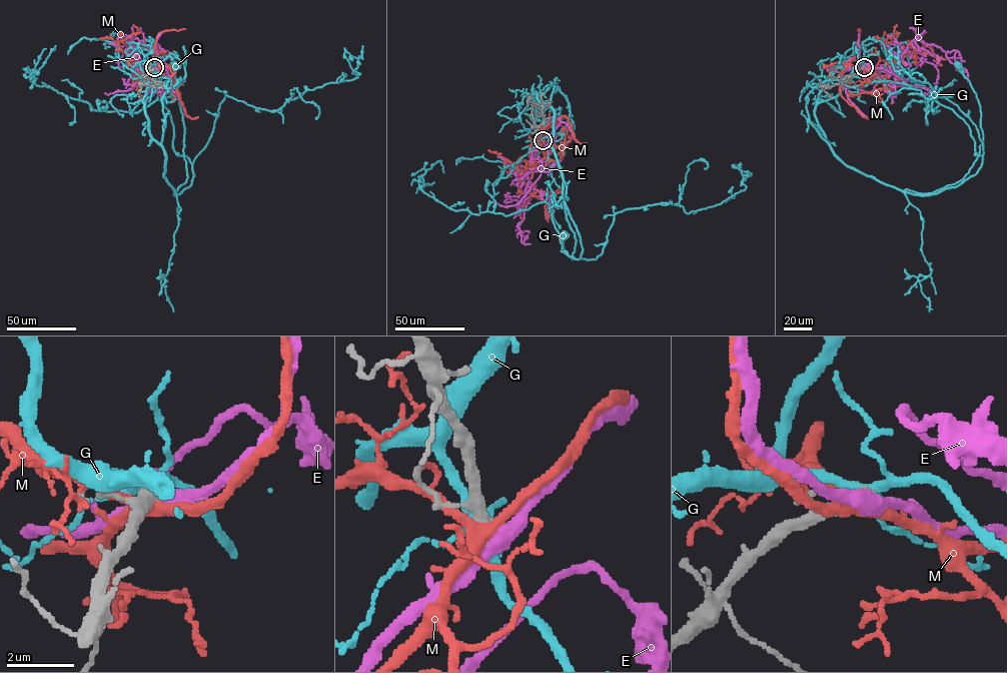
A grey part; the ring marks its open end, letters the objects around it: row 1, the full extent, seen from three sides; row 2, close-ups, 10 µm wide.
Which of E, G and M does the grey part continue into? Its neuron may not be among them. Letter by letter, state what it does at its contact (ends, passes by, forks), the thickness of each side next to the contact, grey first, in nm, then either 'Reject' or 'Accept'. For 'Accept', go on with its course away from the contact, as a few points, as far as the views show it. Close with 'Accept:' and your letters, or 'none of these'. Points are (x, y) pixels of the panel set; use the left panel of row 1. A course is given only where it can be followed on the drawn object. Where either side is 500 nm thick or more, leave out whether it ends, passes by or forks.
E: It passes by. Thickness 480 nm (grey) against 440 nm. Reject
G: It forks there. Thickness 380 nm (grey) against 240 nm. Reject
M: It forks there. Thickness 400 nm (grey) against 280 nm. Reject
Accept: none of these

